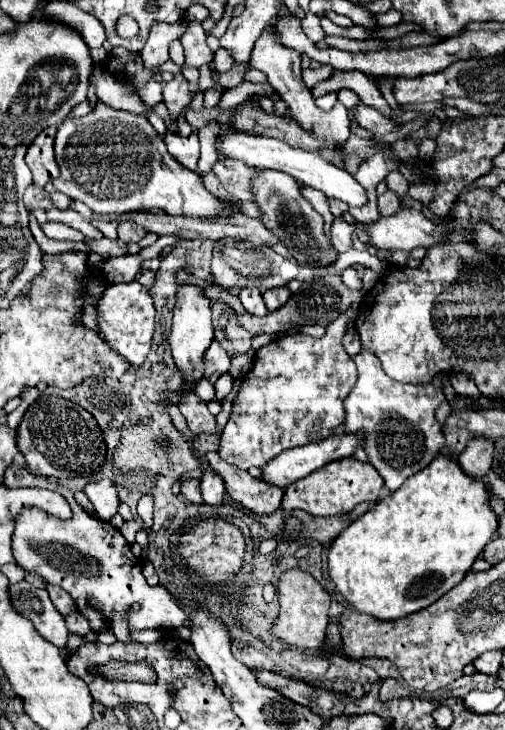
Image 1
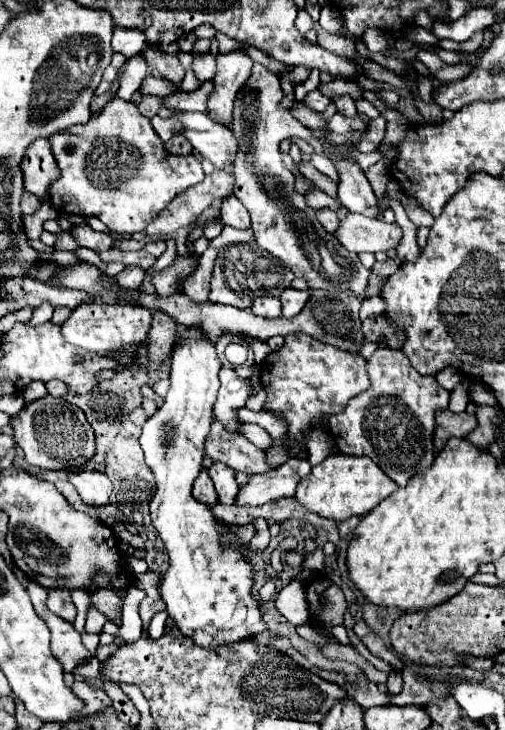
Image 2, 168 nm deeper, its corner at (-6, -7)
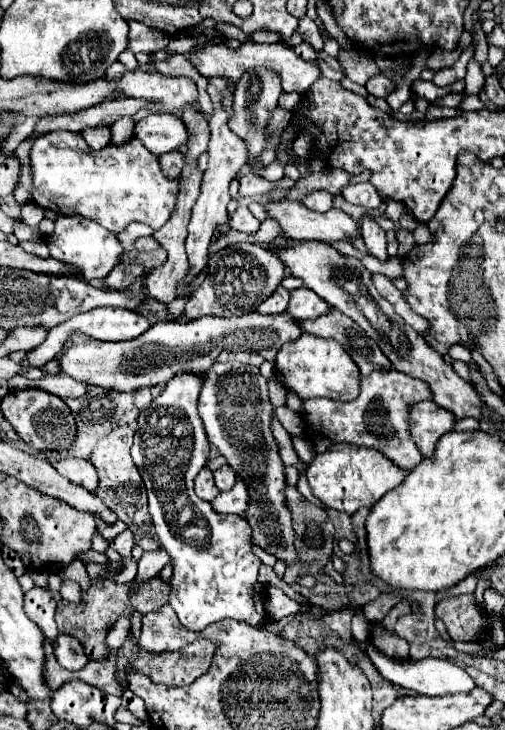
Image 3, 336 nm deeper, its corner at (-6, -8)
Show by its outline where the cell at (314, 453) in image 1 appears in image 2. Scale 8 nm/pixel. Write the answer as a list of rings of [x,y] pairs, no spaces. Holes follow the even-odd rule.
[[[293,457],[289,459],[289,463],[269,473],[253,475],[249,483],[241,487],[235,503],[237,505],[263,505],[269,501],[293,497],[299,479],[309,475],[309,471],[311,471],[311,465],[307,459]]]

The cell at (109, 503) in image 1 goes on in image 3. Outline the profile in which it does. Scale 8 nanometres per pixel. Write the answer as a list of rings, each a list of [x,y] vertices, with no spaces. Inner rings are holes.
[[[65,458],[65,460],[57,460],[55,468],[69,478],[75,484],[85,486],[89,492],[95,492],[97,488],[97,472],[93,468],[93,464],[89,460],[83,458]]]

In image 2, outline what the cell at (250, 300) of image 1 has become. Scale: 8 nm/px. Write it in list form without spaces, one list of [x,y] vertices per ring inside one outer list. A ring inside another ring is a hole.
[[[257,297],[251,305],[251,311],[259,317],[279,317],[281,315],[281,301],[277,297]]]

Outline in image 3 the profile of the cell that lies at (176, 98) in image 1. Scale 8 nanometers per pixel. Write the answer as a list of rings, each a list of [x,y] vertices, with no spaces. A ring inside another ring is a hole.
[[[173,150],[173,152],[169,152],[169,154],[163,154],[163,156],[159,158],[159,162],[161,162],[161,170],[165,172],[165,176],[169,176],[169,180],[177,180],[177,178],[181,176],[181,168],[183,168],[183,164],[185,164],[181,152]]]

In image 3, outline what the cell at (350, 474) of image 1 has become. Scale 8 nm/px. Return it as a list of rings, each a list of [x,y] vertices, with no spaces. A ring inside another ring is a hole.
[[[335,444],[323,454],[317,454],[307,468],[307,482],[313,494],[327,506],[347,514],[355,514],[363,506],[373,506],[389,490],[405,480],[407,472],[397,468],[387,456],[371,448],[357,448],[355,444]]]

